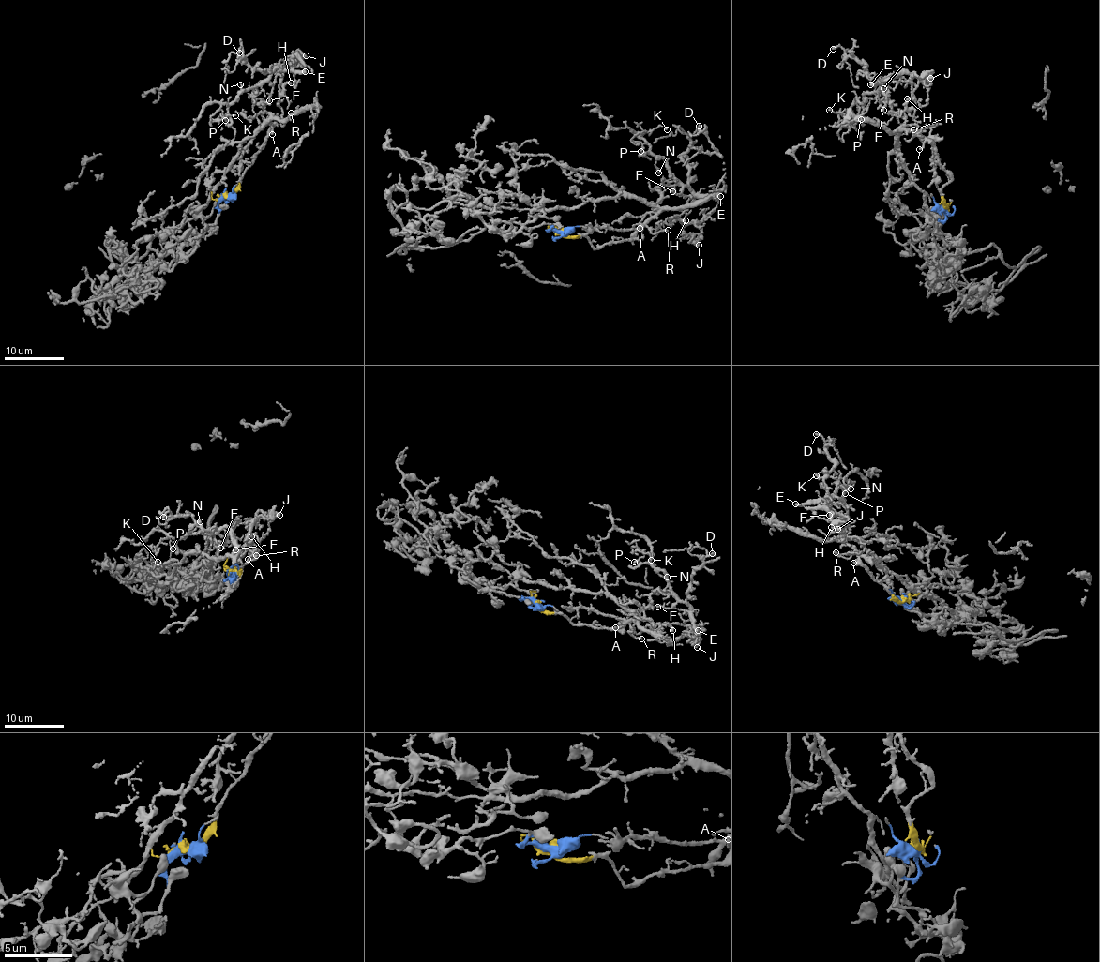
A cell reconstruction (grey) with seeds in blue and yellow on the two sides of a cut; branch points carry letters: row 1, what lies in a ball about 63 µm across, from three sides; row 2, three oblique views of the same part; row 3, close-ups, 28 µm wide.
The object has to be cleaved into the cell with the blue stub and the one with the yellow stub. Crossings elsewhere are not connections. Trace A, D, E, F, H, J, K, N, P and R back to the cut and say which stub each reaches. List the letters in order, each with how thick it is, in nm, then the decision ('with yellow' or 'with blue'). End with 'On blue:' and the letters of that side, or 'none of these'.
A: calibre 180 nm; with yellow
D: calibre 200 nm; with yellow
E: calibre 380 nm; with yellow
F: calibre 90 nm; with yellow
H: calibre 280 nm; with yellow
J: calibre 480 nm; with yellow
K: calibre 110 nm; with yellow
N: calibre 110 nm; with yellow
P: calibre 180 nm; with yellow
R: calibre 180 nm; with yellow
On blue: none of these

